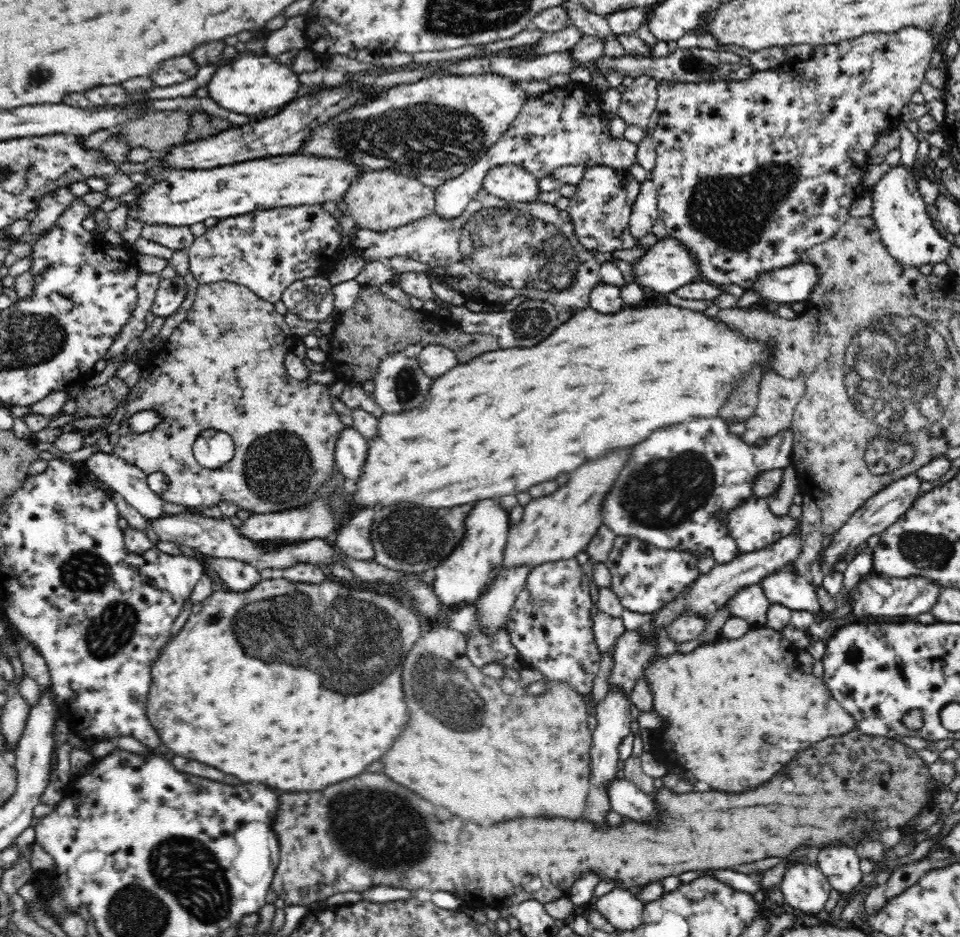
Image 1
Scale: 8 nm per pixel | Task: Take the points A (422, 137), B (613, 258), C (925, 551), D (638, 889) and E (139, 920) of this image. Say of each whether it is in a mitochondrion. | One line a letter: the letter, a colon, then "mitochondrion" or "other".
A: mitochondrion
B: other
C: mitochondrion
D: other
E: mitochondrion

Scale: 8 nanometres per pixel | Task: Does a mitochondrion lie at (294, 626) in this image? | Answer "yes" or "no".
yes

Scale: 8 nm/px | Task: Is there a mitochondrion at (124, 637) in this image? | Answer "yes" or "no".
yes

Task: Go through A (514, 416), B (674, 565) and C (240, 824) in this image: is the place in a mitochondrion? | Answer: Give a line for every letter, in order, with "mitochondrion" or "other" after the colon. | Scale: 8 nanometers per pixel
A: other
B: other
C: other

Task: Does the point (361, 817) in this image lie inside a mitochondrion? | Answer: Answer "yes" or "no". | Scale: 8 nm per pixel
yes

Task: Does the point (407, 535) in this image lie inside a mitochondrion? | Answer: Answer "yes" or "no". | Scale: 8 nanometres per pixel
yes

